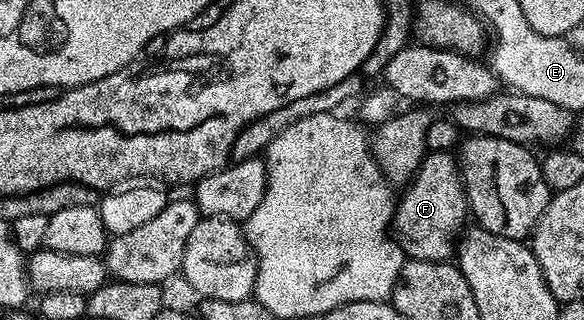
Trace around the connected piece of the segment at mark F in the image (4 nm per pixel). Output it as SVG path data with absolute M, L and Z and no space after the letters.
M429 152L421 162L421 169L409 181L405 192L400 193L395 204L395 239L406 257L414 260L448 261L454 255L459 237L470 219L469 199L465 193L465 181L461 178L462 165L453 152Z

